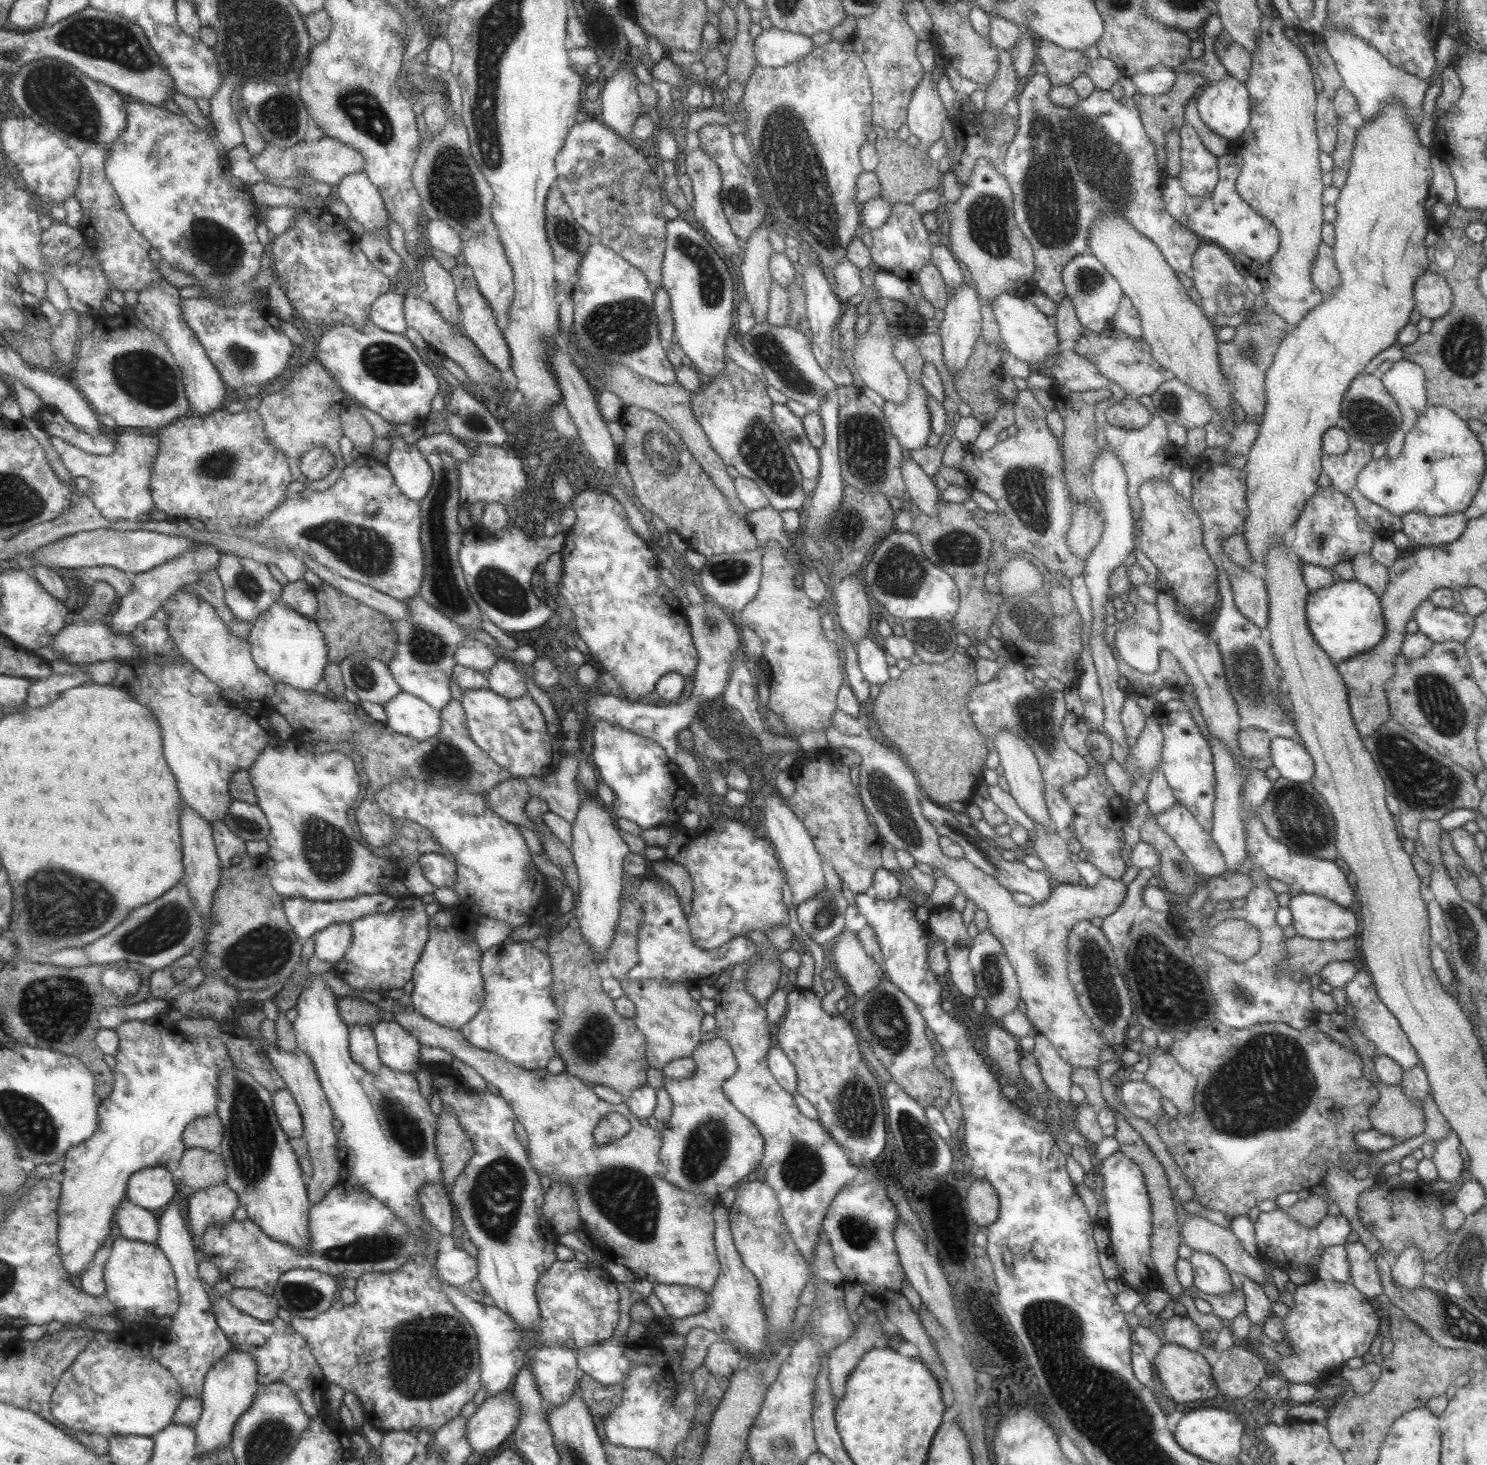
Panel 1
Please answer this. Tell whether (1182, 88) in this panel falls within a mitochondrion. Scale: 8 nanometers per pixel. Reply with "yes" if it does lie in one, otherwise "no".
no

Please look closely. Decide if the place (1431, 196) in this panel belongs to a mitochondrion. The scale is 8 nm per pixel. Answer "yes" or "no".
no

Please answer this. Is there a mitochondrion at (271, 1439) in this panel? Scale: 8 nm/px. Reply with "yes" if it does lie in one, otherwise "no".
yes

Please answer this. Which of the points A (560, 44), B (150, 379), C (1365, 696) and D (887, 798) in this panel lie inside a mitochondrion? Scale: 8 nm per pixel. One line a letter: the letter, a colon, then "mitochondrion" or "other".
A: other
B: mitochondrion
C: mitochondrion
D: mitochondrion

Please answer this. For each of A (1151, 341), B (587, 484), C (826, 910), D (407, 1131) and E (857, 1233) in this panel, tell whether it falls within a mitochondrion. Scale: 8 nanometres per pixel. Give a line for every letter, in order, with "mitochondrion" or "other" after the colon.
A: other
B: other
C: mitochondrion
D: mitochondrion
E: mitochondrion

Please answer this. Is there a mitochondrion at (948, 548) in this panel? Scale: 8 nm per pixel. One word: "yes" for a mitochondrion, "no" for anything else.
yes

